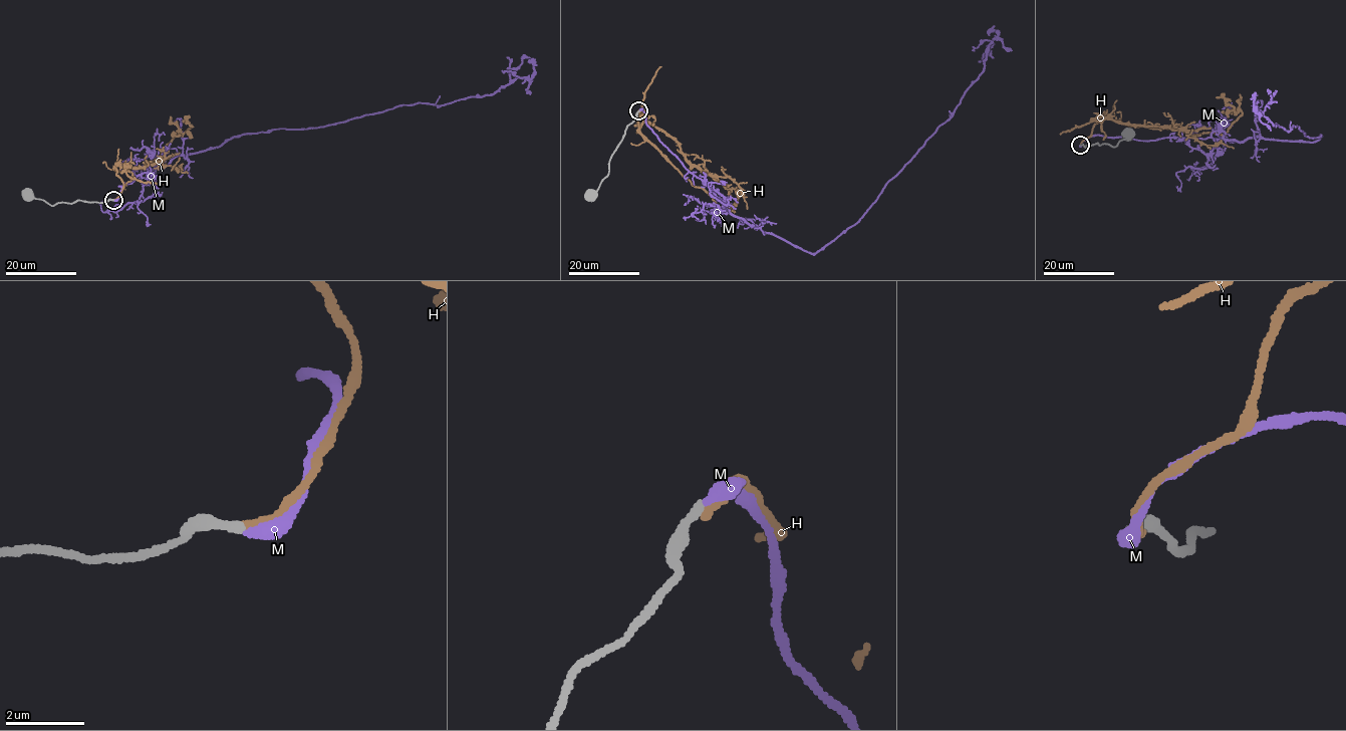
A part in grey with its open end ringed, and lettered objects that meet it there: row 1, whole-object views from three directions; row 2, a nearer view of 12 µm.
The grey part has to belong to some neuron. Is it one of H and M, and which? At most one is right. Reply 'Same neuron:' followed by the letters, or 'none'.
Same neuron: H

